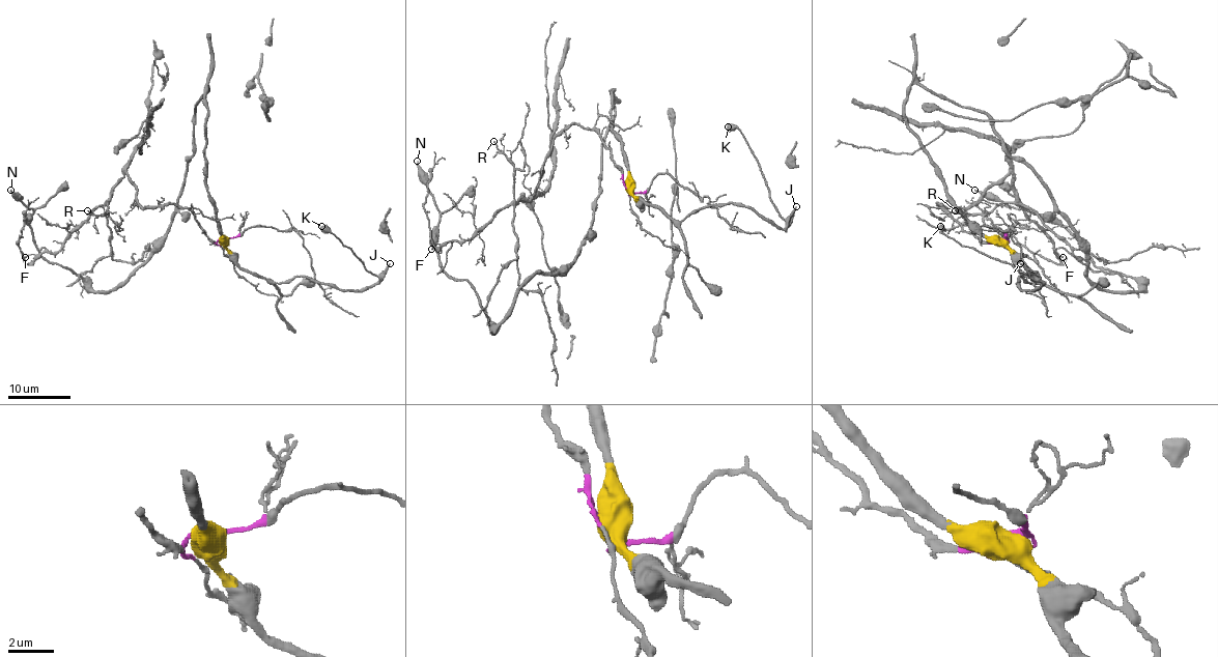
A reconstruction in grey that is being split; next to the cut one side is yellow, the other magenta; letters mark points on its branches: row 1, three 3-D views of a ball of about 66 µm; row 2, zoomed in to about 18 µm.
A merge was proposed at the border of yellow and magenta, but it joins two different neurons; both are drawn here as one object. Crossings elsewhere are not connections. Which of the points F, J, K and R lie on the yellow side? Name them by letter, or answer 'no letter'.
J, K

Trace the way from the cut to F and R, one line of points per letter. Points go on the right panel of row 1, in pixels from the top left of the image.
F: (1004, 238), (981, 241), (938, 204), (969, 207), (987, 190), (1011, 174), (1015, 201), (1063, 257)
R: (1004, 238), (981, 241), (938, 204), (969, 207), (1012, 175), (1012, 202), (1001, 202), (988, 213), (955, 210)

